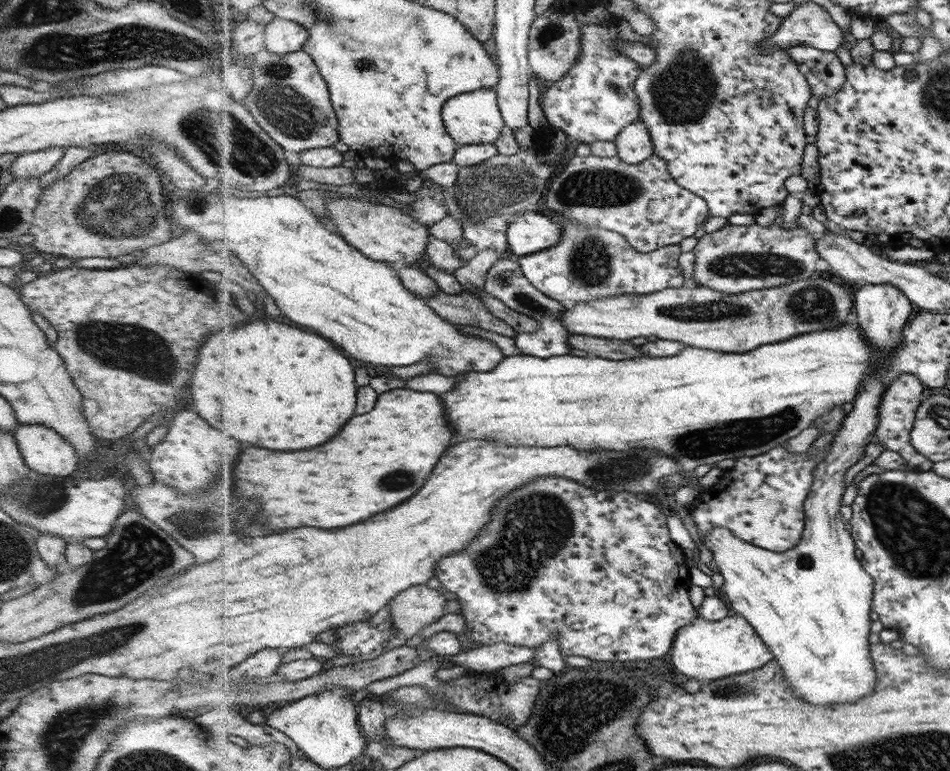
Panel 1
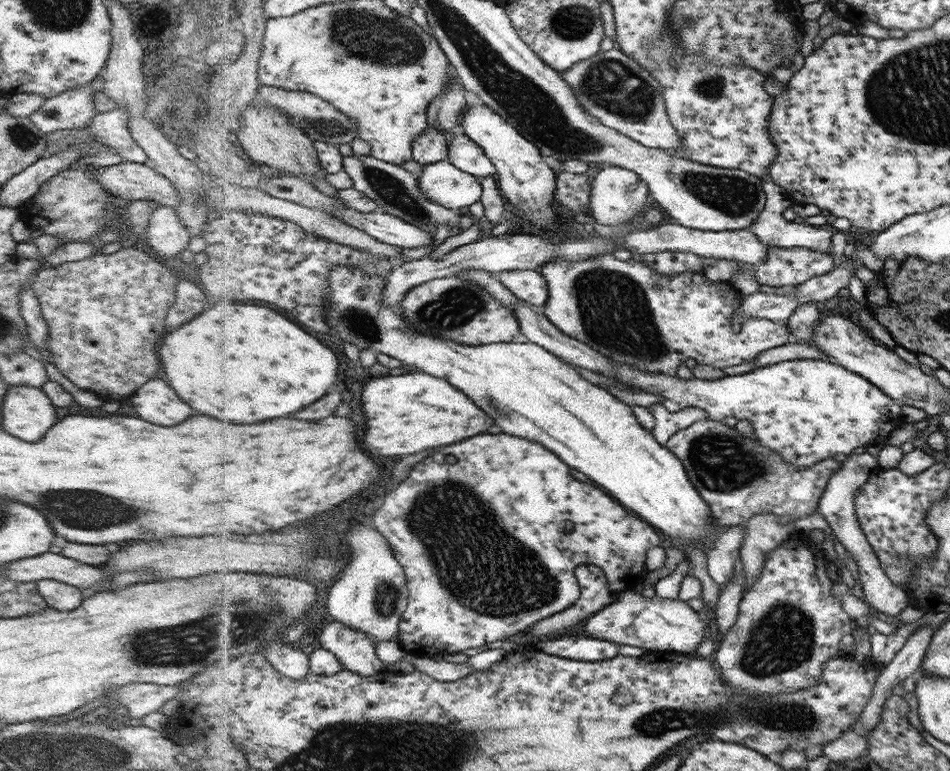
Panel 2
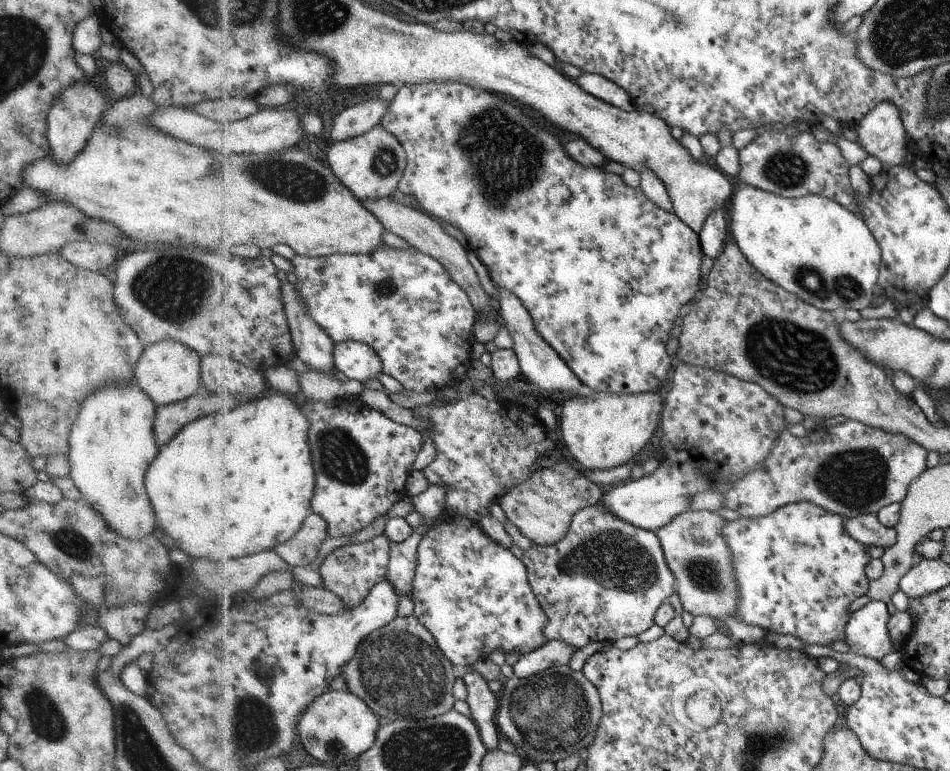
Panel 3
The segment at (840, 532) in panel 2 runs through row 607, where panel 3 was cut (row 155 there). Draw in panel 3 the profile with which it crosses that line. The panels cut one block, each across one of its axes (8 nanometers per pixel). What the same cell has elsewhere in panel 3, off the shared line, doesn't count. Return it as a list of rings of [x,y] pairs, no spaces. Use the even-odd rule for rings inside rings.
[[[881,103],[856,128],[858,144],[886,168],[904,165],[910,143],[899,111],[891,103]]]

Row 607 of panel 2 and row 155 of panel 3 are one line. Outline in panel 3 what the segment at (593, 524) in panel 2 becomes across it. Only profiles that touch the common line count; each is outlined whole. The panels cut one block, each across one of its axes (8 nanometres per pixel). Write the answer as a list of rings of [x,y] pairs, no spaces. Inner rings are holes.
[[[429,81],[404,85],[391,104],[382,126],[399,137],[409,155],[408,169],[400,184],[400,191],[415,196],[426,212],[466,234],[468,250],[476,253],[488,269],[494,285],[508,290],[521,301],[532,318],[535,332],[562,358],[590,392],[634,395],[659,391],[668,376],[670,364],[675,363],[675,358],[670,358],[666,352],[666,342],[670,340],[674,320],[680,308],[697,294],[700,284],[703,248],[698,242],[698,234],[694,236],[694,232],[675,213],[659,208],[640,187],[626,184],[622,176],[606,172],[602,167],[580,165],[562,148],[558,136],[552,134],[550,128],[540,126],[538,120],[524,114],[502,95],[478,92],[465,83]]]

